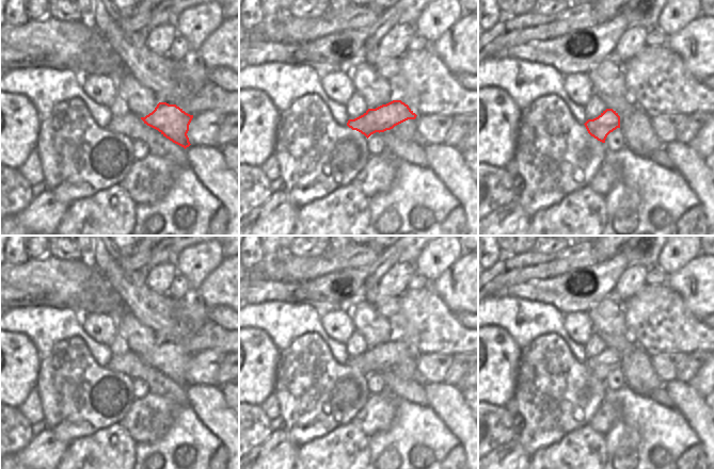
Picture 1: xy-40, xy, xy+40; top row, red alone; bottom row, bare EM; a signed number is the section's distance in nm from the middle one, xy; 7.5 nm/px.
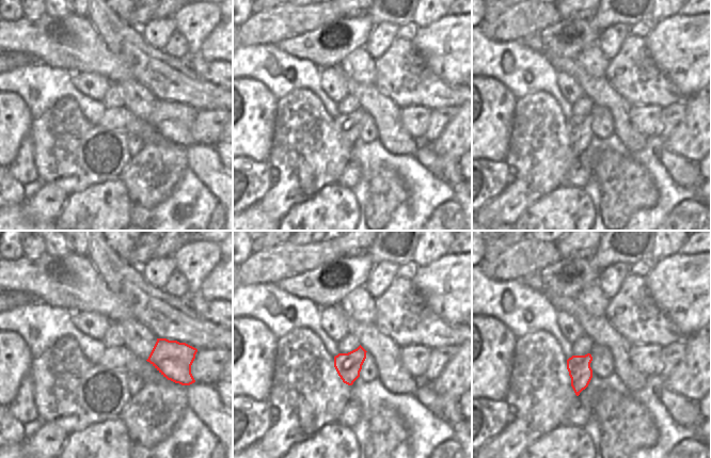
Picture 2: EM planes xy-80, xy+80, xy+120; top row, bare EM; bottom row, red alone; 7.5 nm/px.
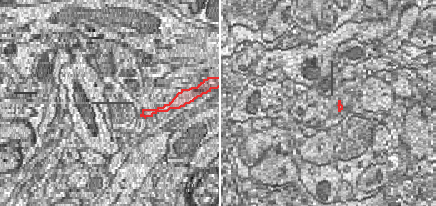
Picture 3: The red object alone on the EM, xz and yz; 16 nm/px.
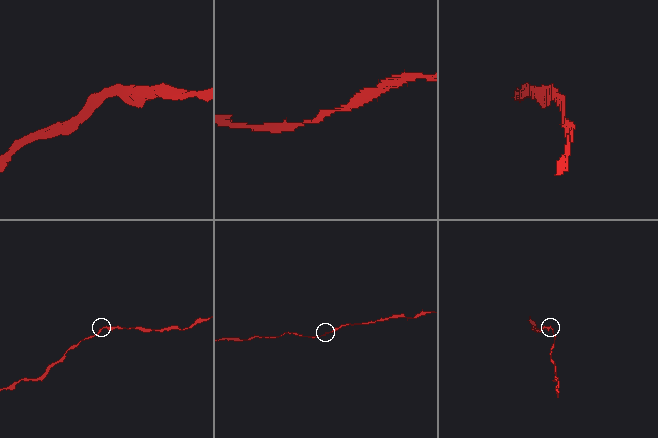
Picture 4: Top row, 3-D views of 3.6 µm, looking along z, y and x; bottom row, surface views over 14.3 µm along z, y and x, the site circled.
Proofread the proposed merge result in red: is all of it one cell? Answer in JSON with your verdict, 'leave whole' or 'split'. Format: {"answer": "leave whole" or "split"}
{"answer": "leave whole"}

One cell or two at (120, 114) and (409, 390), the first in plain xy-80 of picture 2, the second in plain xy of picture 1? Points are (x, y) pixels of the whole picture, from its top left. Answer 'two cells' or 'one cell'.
one cell

